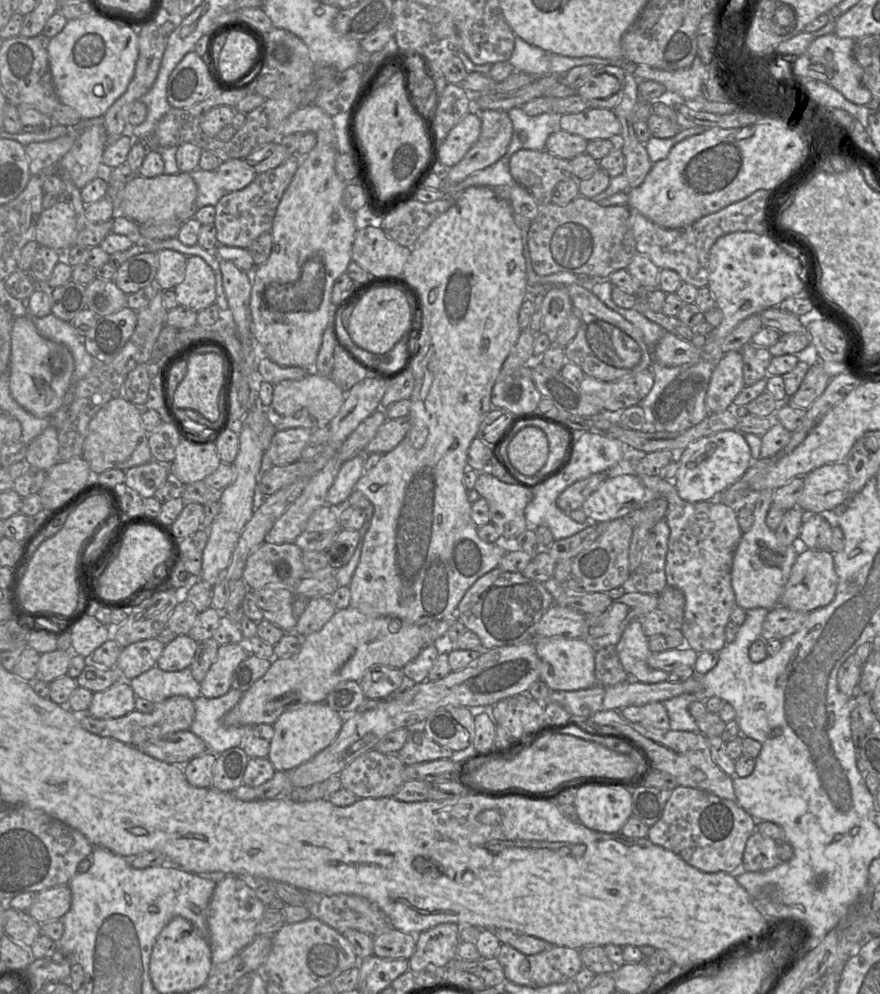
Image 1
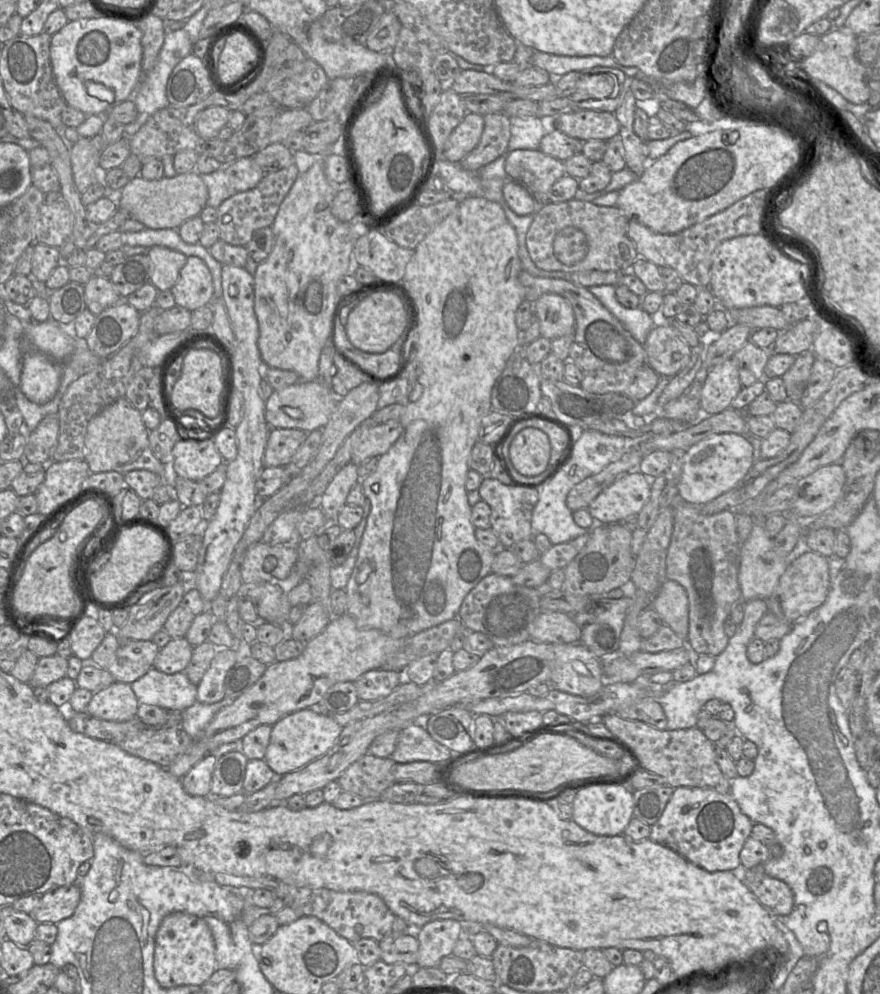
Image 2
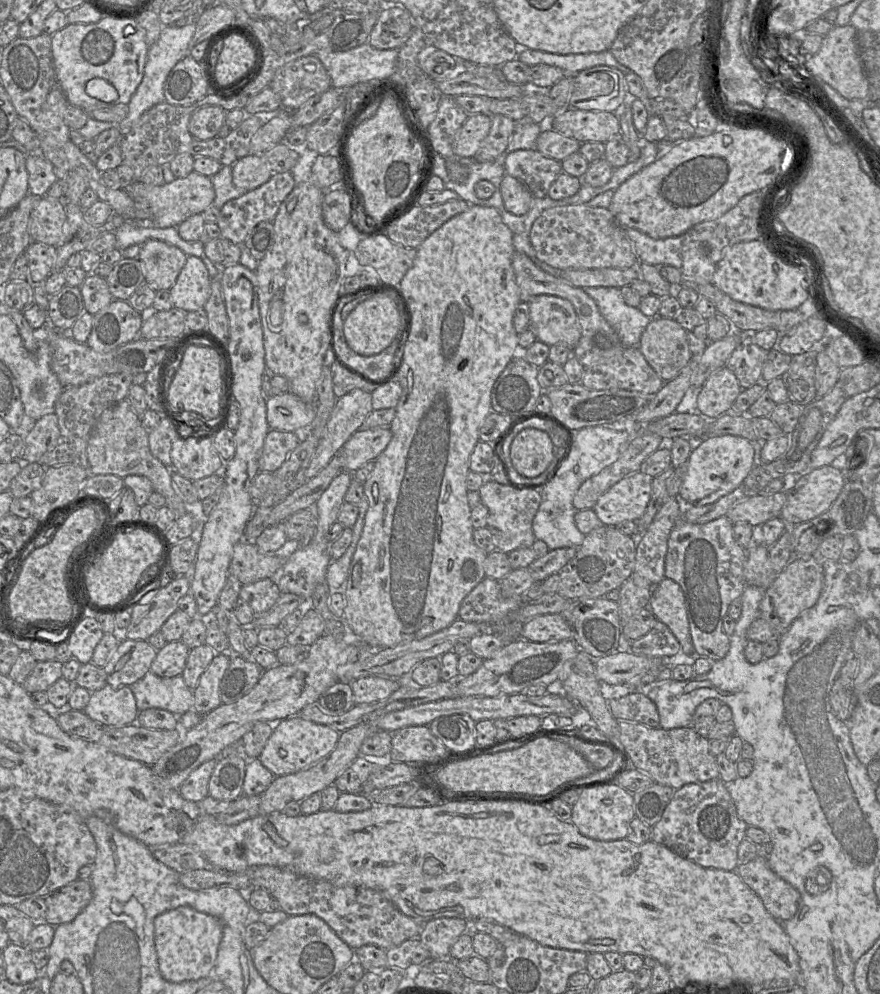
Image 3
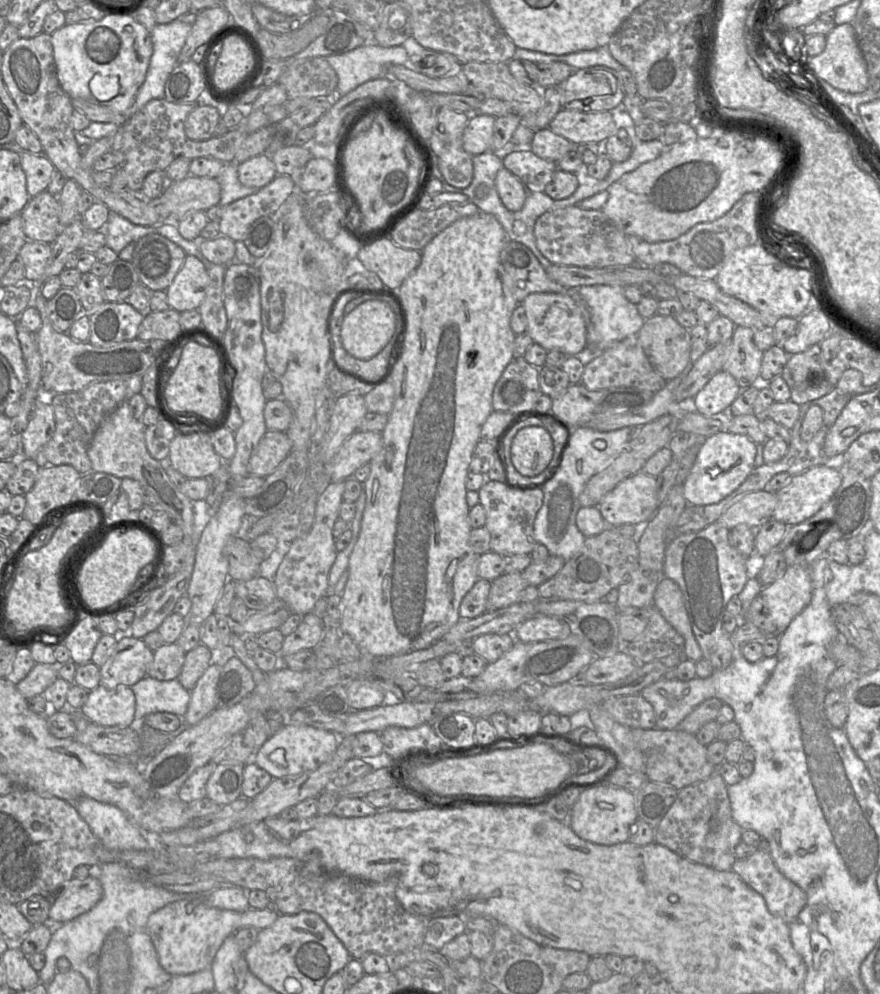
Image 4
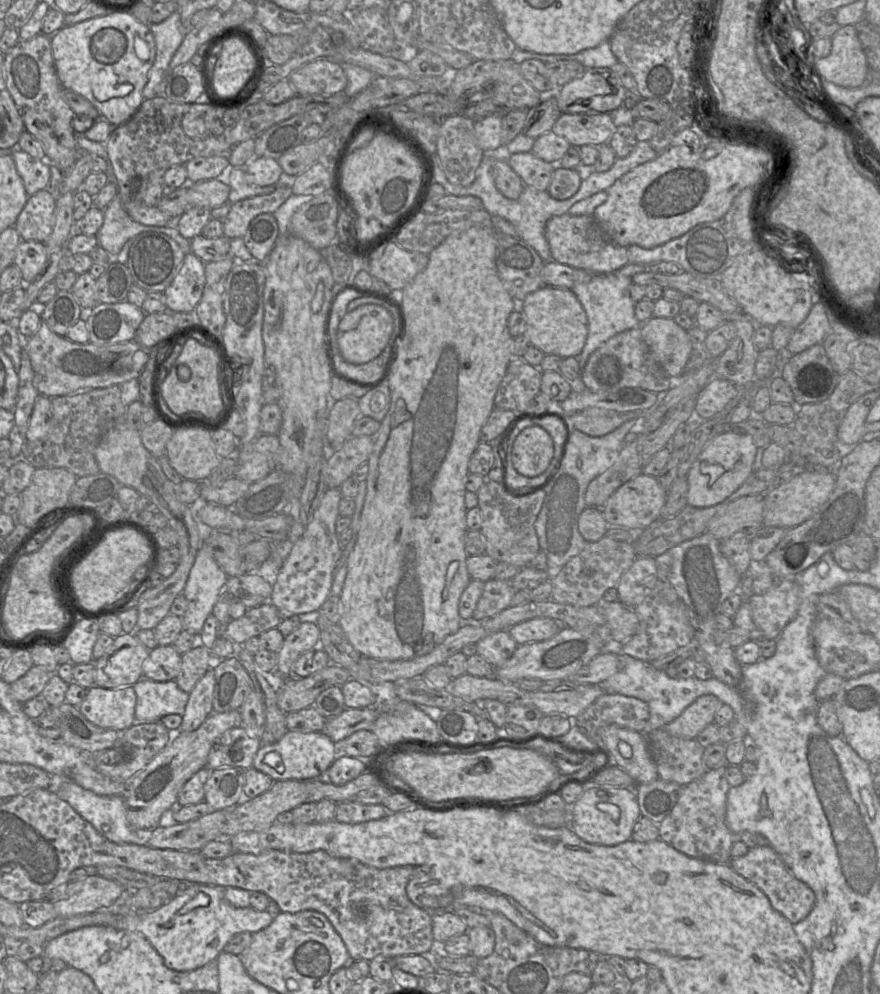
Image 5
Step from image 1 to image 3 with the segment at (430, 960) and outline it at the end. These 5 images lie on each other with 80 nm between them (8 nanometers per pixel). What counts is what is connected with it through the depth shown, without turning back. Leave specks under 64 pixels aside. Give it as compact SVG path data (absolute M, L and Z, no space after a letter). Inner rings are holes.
M438 918L422 925L418 939L431 953L432 959L449 957L452 944L466 929L463 918Z

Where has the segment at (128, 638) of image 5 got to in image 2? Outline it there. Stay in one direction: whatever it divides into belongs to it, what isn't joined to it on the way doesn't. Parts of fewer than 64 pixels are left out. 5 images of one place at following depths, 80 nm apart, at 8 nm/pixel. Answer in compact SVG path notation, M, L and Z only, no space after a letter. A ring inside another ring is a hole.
M153 641L121 643L107 670L115 682L131 685L153 668L159 651Z

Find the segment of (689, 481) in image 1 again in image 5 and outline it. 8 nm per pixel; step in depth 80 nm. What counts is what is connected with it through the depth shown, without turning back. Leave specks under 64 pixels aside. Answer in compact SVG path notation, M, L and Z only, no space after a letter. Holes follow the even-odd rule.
M723 432L704 447L689 469L687 504L694 507L711 507L723 502L751 475L757 446L747 433Z

